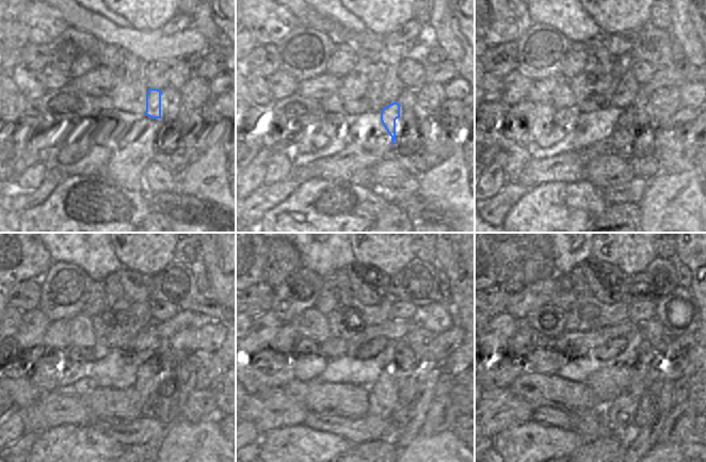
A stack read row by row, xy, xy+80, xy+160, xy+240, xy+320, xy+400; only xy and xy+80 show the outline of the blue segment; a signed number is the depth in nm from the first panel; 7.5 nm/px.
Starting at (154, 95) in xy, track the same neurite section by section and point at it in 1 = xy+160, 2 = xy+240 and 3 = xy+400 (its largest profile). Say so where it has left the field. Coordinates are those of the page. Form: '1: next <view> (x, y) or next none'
1: next xy+160 (623, 137)
2: next xy+240 (148, 379)
3: next xy+400 (621, 413)

